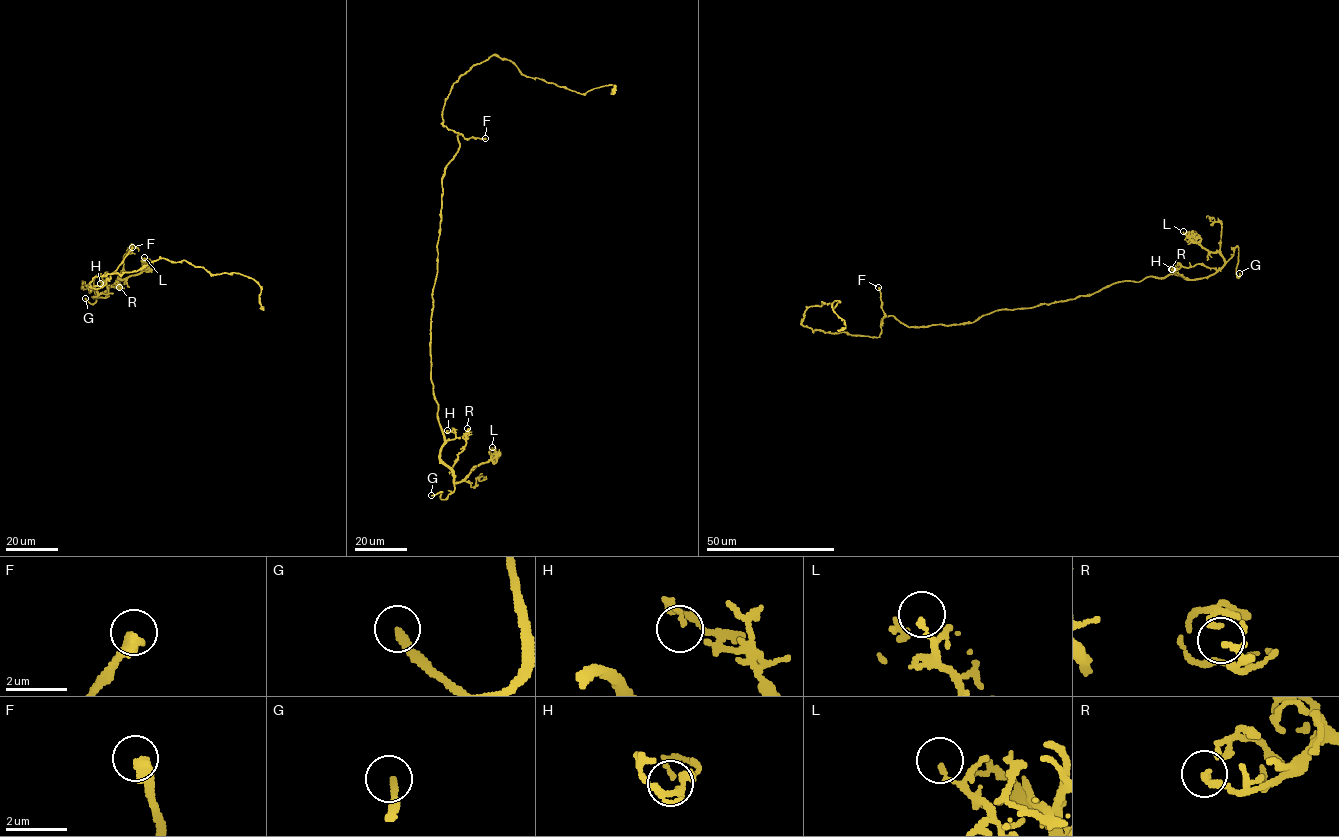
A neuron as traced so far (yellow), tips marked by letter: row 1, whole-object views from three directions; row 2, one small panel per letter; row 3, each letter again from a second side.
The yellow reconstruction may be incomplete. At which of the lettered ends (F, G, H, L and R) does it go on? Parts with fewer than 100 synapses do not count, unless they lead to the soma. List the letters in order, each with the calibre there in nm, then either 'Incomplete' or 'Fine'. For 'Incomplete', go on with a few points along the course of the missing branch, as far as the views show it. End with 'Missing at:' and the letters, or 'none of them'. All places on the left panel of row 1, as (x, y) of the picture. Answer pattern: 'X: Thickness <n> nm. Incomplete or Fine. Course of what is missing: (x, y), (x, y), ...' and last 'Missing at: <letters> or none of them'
F: Thickness 400 nm. Incomplete. Course of what is missing: (132, 247), (129, 199), (143, 183), (148, 93), (144, 68), (126, 54), (141, 34), (146, 50)
G: Thickness 220 nm. Incomplete. Course of what is missing: (85, 298), (75, 289), (69, 299), (62, 299)
H: Thickness 130 nm. Fine
L: Thickness 150 nm. Fine
R: Thickness 180 nm. Fine
Missing at: F, G

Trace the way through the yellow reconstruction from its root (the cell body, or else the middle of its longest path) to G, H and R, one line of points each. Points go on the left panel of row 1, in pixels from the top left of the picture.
G: (91, 290), (81, 289), (82, 281), (94, 287), (93, 297), (106, 296), (100, 274), (95, 302), (85, 298)
H: (91, 290), (90, 293), (87, 285), (81, 289), (82, 281), (98, 293), (107, 294), (108, 288), (100, 283)
R: (91, 290), (87, 285), (81, 289), (82, 281), (94, 287), (93, 297), (103, 298), (110, 285), (119, 287)

